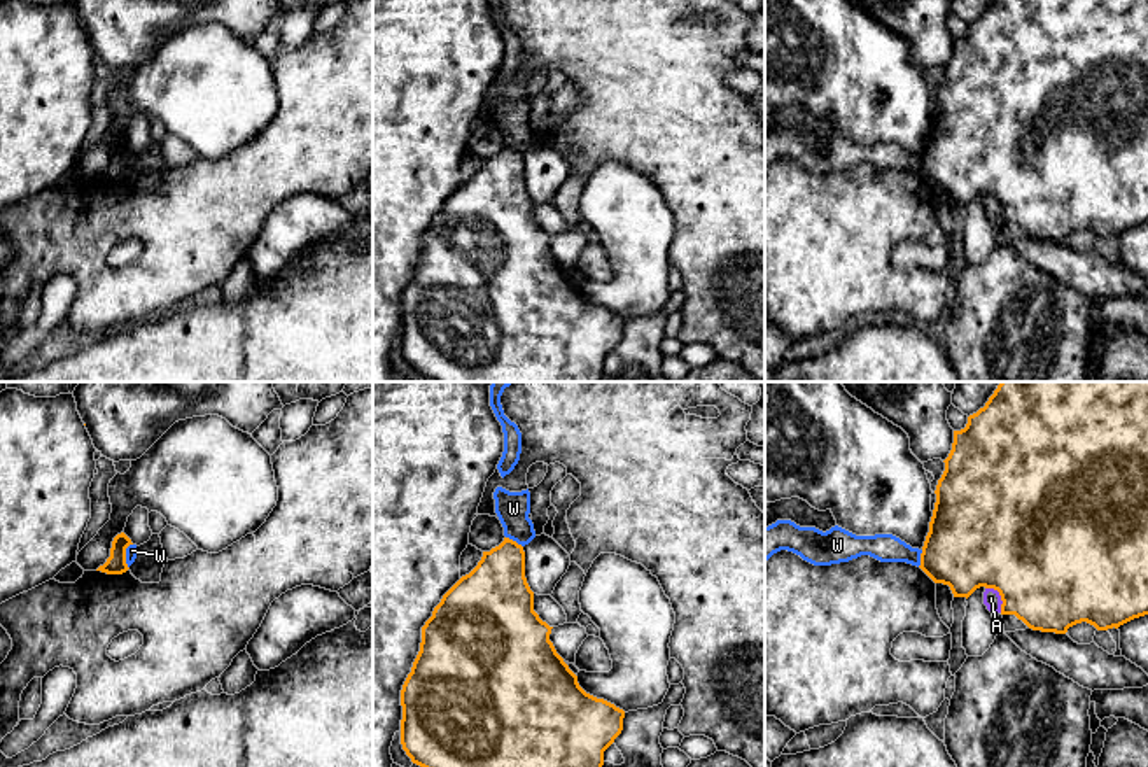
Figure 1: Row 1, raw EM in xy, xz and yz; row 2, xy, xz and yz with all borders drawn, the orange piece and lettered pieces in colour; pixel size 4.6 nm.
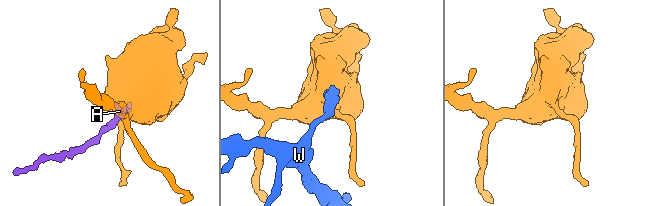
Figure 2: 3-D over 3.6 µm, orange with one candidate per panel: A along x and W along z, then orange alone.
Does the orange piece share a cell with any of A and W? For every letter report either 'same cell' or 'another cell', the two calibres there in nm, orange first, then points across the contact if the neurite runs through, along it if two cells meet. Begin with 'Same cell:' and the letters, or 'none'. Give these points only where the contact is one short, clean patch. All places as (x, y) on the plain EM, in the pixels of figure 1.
Same cell: none
A: another cell; calibres 500 and 80 nm
W: another cell; calibres 100 and 50 nm

